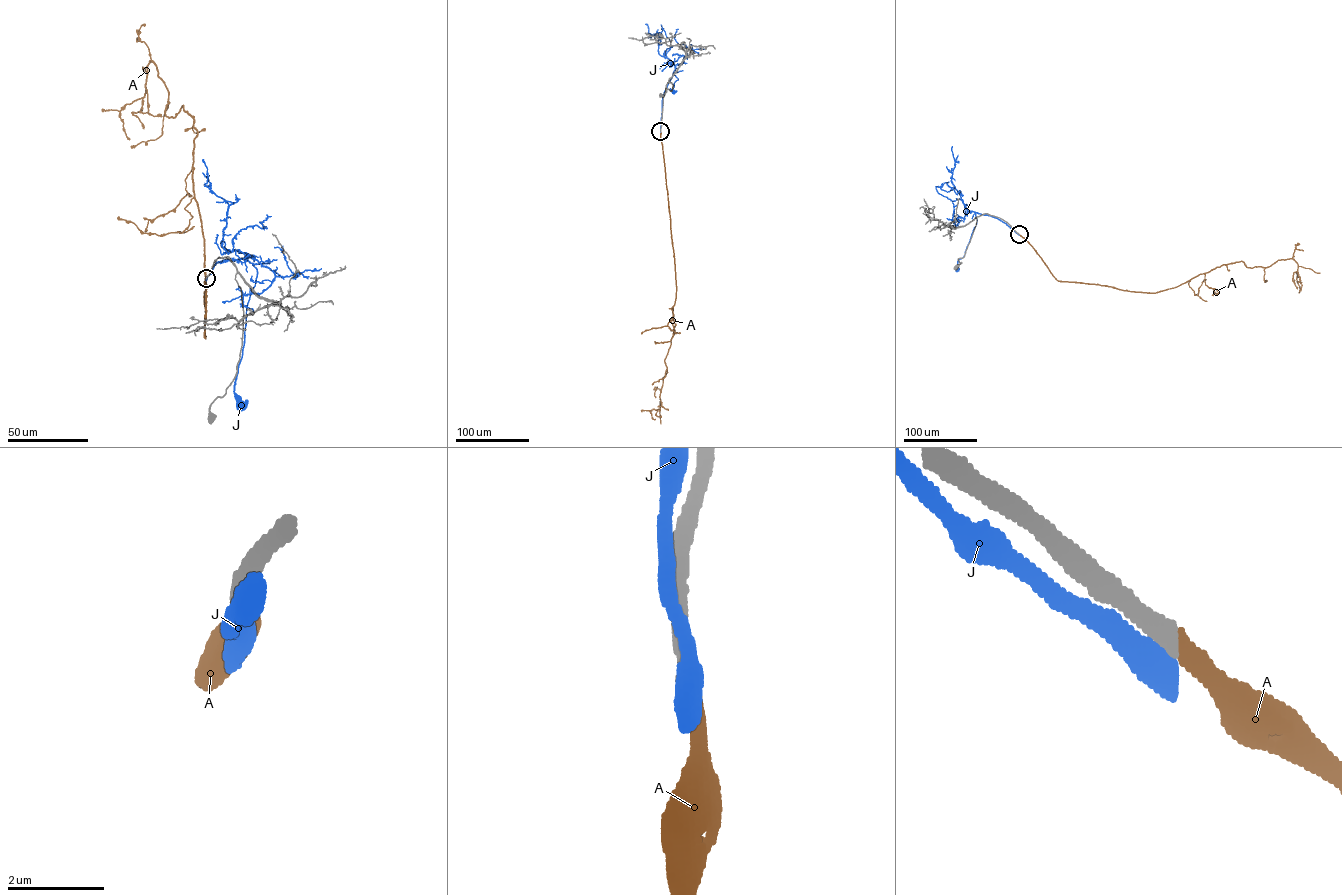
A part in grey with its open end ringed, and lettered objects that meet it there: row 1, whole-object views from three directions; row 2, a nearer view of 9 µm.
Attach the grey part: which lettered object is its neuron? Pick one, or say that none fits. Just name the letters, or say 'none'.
A

